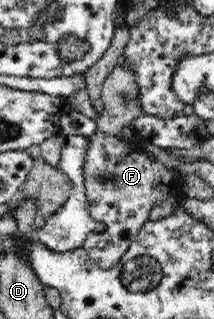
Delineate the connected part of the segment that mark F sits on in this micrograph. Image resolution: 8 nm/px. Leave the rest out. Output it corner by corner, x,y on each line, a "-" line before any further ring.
95,131
93,135
87,137
87,140
89,140
89,149
83,161
83,184
85,184
85,196
87,196
87,209
91,218
97,222
98,228
88,234
82,247
99,268
111,270
127,253
142,225
150,220
150,211
163,198
173,179
179,175
167,169
163,162
149,158
138,148
137,142
127,143
117,135
107,135
100,131

